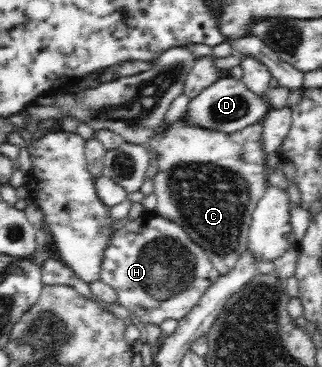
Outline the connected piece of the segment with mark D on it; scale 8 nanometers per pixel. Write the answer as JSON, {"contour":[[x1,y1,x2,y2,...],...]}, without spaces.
{"contour":[[229,75,210,85,208,89,189,101,185,117,190,117,190,124,202,128,232,133,241,131,264,120,264,117,271,111,269,101,265,95,260,96,248,89,248,86,239,79,233,79]]}

